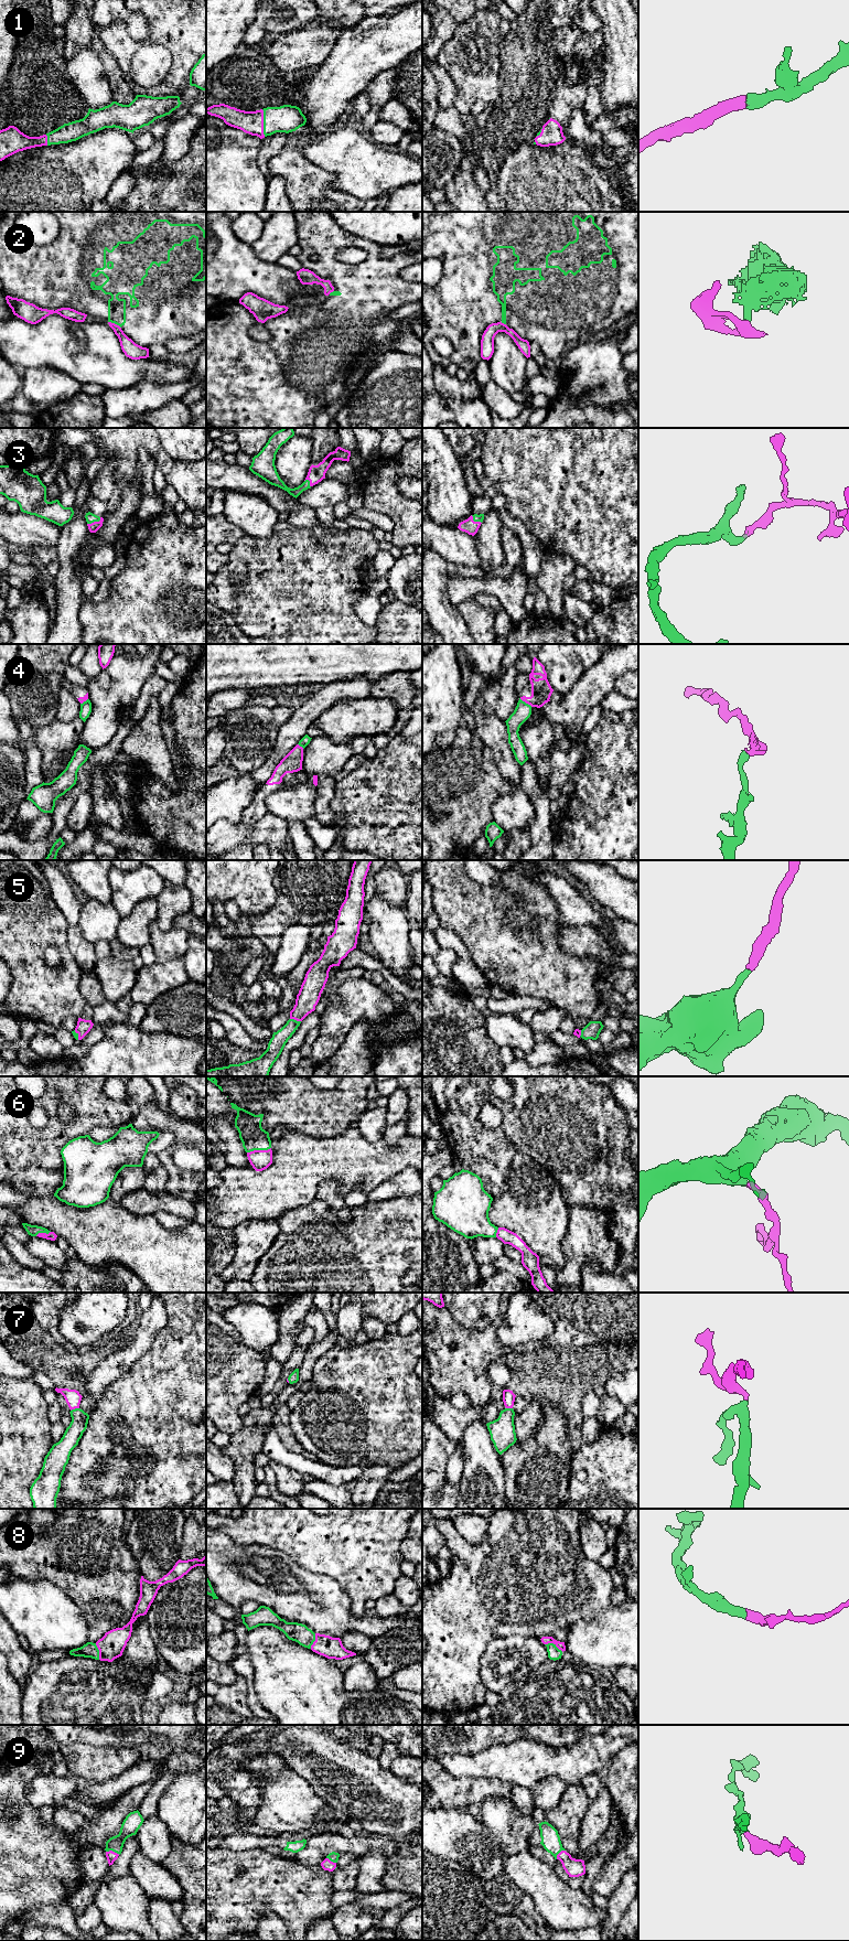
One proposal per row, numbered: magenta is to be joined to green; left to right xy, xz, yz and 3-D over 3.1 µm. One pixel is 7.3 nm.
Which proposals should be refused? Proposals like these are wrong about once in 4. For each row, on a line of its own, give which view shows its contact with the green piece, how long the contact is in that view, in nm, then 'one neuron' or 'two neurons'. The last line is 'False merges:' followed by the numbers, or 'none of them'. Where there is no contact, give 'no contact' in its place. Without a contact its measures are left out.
1: meets green in xz; contact 200 nm long; one neuron
2: meets green in xy; contact 110 nm long; two neurons
3: meets green in xy; contact 120 nm long; one neuron
4: meets green in yz; contact 110 nm long; two neurons
5: meets green in xz; contact 80 nm long; one neuron
6: meets green in xz; contact 180 nm long; one neuron
7: meets green in xy; contact 70 nm long; one neuron
8: meets green in yz; contact 150 nm long; one neuron
9: meets green in xy; contact 110 nm long; one neuron
False merges: 2, 4

